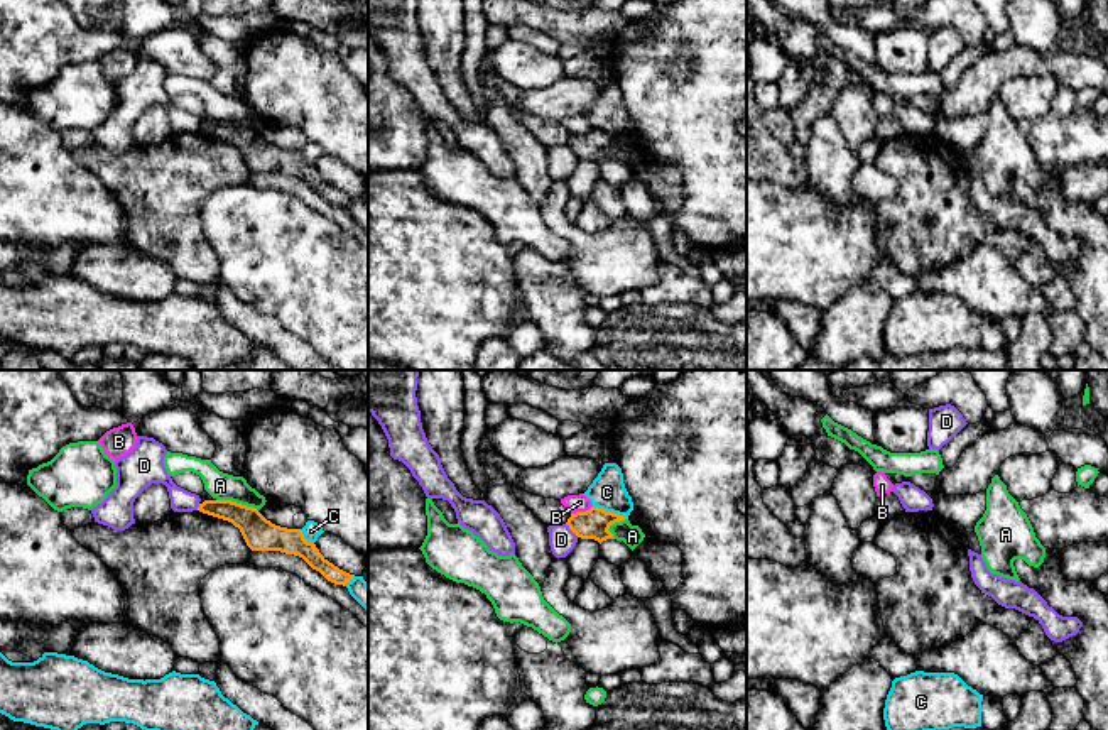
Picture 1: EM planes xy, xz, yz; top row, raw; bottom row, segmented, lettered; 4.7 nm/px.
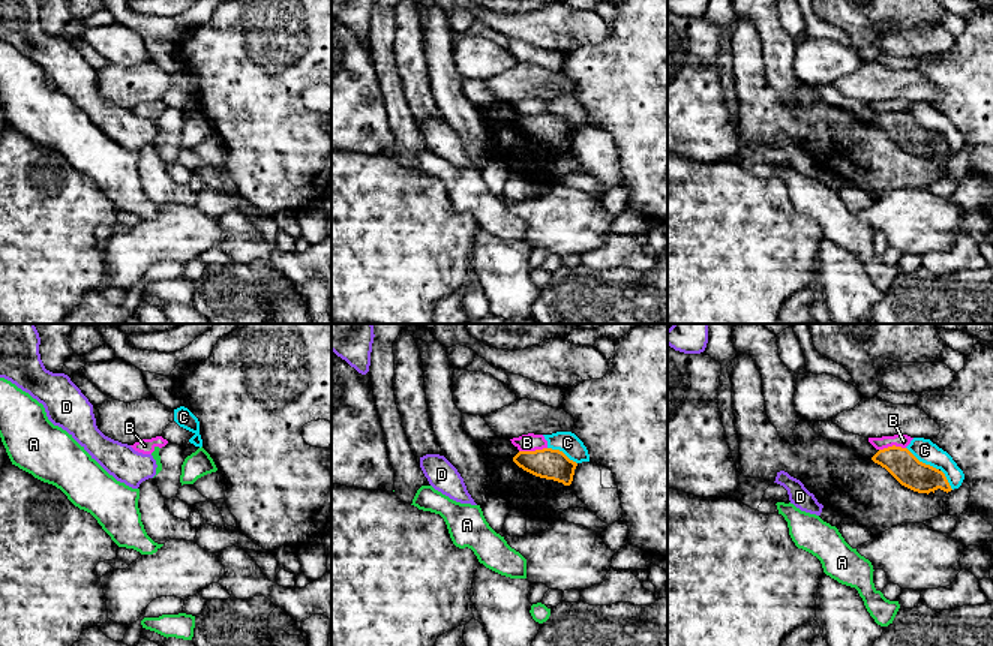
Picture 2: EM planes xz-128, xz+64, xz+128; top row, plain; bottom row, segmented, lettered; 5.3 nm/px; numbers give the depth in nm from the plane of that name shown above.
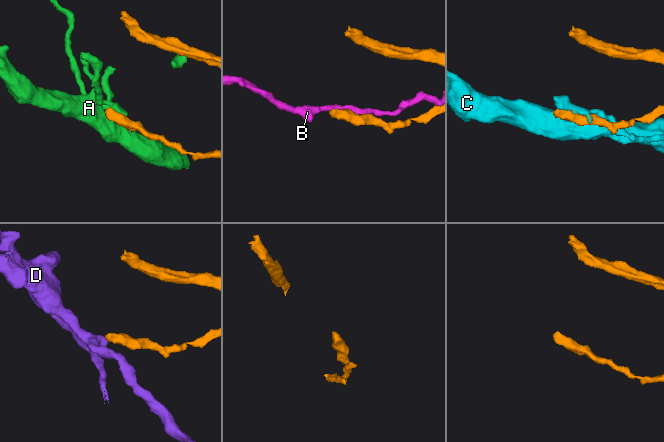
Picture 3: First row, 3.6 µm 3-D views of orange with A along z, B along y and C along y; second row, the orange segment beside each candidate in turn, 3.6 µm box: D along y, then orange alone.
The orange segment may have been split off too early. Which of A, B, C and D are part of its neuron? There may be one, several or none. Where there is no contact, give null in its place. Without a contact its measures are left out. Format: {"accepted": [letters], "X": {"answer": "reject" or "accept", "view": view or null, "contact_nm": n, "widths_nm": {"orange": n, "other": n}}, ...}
{"accepted": [], "A": {"answer": "reject", "view": "xy", "contact_nm": 200, "widths_nm": {"orange": 160, "other": 130}}, "B": {"answer": "reject", "view": "xz", "contact_nm": 110, "widths_nm": {"orange": 140, "other": 80}}, "C": {"answer": "reject", "view": "xz", "contact_nm": 180, "widths_nm": {"orange": 140, "other": 170}}, "D": {"answer": "reject", "view": "xz", "contact_nm": 90, "widths_nm": {"orange": 140, "other": 130}}}

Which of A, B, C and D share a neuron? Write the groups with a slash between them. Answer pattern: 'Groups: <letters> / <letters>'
Groups: A / B / C / D

